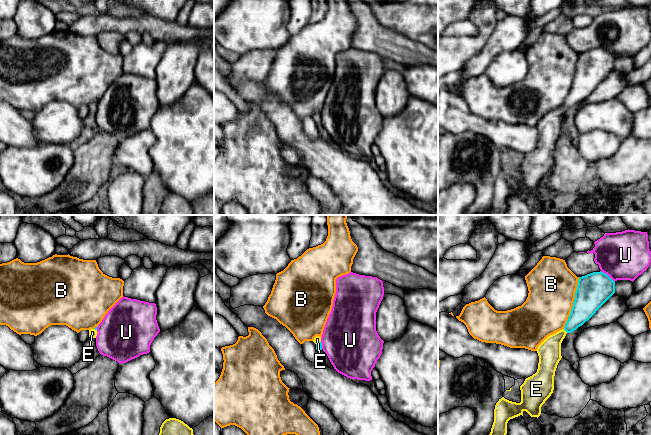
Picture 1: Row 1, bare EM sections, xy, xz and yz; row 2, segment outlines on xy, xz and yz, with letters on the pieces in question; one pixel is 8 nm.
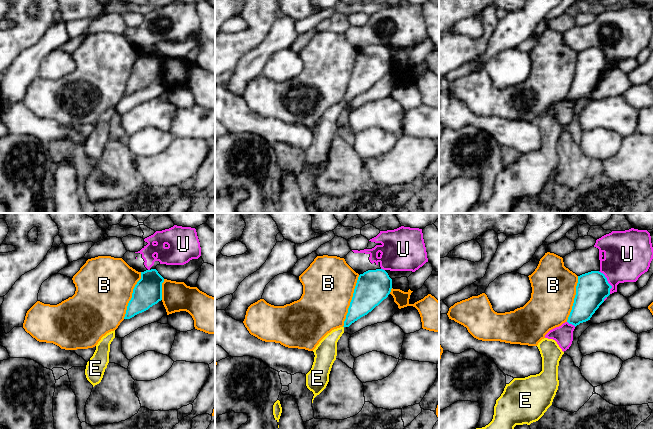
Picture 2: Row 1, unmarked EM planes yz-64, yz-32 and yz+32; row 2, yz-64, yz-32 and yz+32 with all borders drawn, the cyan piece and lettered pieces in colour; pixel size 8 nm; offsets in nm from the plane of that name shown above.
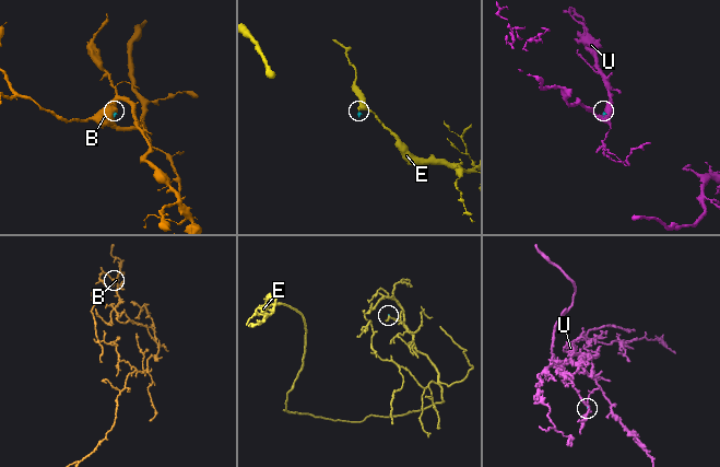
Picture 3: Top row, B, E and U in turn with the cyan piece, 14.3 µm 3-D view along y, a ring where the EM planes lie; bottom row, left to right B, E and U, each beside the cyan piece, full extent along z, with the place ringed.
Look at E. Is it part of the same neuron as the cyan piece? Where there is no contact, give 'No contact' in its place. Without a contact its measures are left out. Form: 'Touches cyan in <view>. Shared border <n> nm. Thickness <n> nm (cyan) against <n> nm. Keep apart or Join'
Touches cyan in yz. Shared border 50 nm. Thickness 190 nm (cyan) against 190 nm. Join

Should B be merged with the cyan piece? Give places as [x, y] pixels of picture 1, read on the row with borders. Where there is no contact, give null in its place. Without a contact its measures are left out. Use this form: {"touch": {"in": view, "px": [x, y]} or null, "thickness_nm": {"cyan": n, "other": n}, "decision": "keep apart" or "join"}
{"touch": {"in": "yz", "px": [573, 303]}, "thickness_nm": {"cyan": 280, "other": 380}, "decision": "keep apart"}

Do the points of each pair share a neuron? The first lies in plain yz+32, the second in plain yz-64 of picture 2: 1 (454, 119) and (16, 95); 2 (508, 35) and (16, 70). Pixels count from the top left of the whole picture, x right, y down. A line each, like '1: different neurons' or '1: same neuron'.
1: different neurons
2: same neuron

